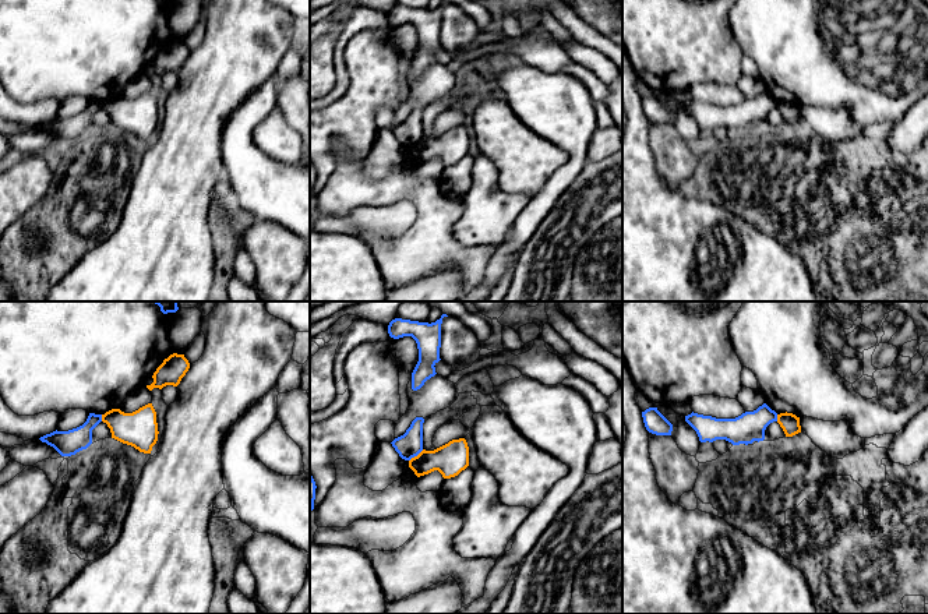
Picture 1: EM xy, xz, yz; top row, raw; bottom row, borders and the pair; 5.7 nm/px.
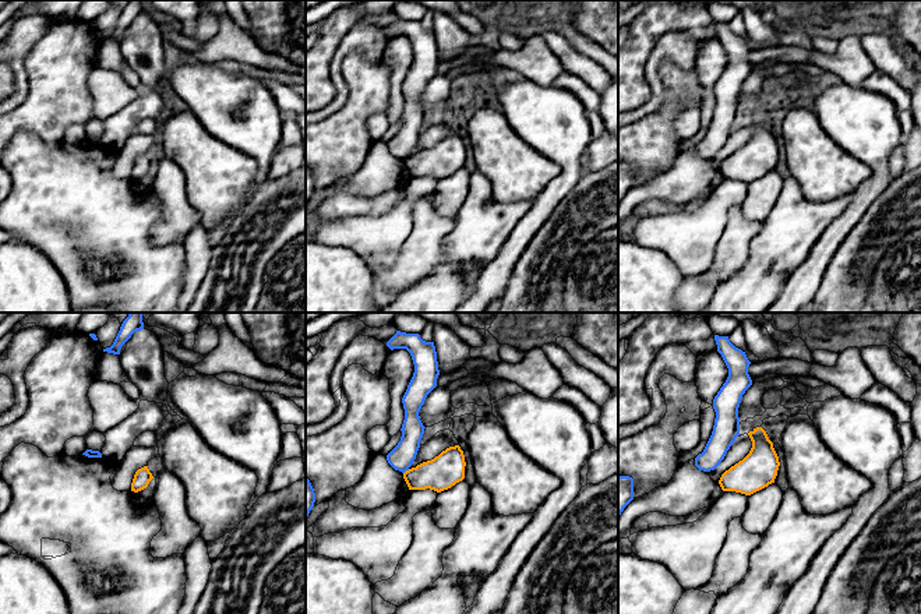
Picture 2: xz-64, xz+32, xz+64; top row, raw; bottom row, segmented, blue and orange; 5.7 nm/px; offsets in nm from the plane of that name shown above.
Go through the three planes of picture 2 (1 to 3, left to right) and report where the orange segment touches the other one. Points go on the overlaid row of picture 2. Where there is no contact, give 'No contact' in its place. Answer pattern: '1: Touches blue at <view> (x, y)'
1: No contact
2: Touches blue at xz+32 (406, 469)
3: No contact

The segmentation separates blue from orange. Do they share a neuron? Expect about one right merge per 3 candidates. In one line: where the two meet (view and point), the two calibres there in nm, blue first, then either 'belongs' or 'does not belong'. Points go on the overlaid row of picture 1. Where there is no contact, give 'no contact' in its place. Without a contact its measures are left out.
xz (416, 455) | 140/190 nm | does not belong

